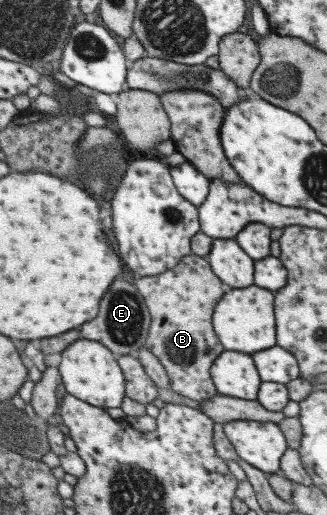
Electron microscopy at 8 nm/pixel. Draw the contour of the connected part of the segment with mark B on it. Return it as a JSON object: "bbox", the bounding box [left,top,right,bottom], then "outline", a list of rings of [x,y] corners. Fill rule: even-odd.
{"bbox":[135,255,224,402],"outline":[[[185,255],[165,273],[137,279],[135,287],[151,317],[149,335],[143,347],[164,367],[170,389],[196,402],[216,395],[209,370],[212,361],[224,350],[213,335],[211,313],[213,305],[221,299],[223,289],[221,281],[211,273],[206,258]]]}

